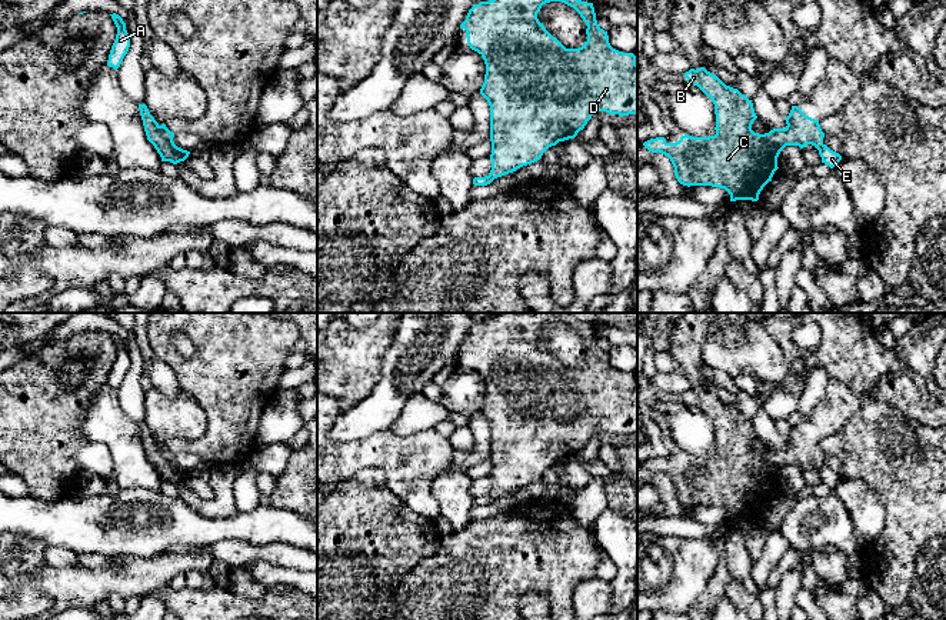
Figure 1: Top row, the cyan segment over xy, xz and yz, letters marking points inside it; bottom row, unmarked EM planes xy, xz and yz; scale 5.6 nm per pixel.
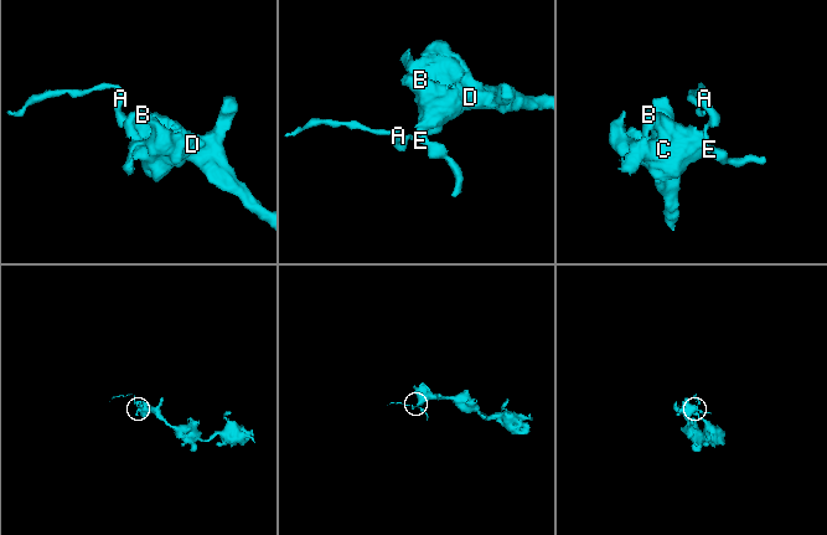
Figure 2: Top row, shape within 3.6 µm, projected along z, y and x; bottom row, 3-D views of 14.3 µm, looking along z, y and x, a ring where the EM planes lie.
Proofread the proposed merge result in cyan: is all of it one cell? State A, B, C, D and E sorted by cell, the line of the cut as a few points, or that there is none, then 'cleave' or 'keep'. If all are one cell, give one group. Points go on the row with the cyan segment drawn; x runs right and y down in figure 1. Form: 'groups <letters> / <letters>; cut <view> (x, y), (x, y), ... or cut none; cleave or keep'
groups A E / B C D; cut xy (159, 126), (163, 136), (186, 157); cleave

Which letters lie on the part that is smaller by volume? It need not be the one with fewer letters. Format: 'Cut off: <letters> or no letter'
Cut off: A, E

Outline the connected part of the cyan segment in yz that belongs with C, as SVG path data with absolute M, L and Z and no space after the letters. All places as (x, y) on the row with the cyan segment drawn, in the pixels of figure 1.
M704 67L690 69L684 77L712 99L716 134L684 134L676 143L656 137L643 143L649 151L670 159L680 184L720 187L730 194L730 201L757 201L779 169L777 157L786 146L803 149L812 144L820 150L825 133L819 120L806 116L800 107L792 106L785 129L759 134L752 130L757 119L753 103L737 89L726 86Z

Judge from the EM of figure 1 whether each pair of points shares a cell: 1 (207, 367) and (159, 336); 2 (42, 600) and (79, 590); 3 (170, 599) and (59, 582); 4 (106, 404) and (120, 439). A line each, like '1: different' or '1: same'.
1: same
2: different
3: different
4: same

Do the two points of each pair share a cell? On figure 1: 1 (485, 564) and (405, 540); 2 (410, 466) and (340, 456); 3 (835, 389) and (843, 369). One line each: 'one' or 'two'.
1: two
2: one
3: two

